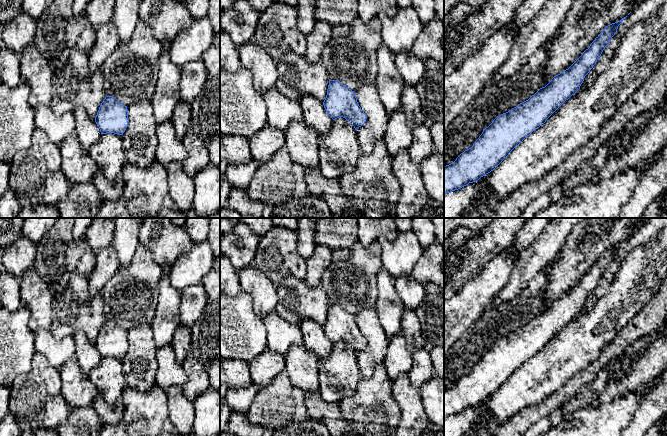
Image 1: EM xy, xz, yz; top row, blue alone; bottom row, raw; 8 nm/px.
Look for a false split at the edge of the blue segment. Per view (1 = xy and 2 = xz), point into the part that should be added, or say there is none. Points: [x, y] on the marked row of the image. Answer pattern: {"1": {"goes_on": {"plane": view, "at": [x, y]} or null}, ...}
{"1": {"goes_on": null}, "2": {"goes_on": null}}

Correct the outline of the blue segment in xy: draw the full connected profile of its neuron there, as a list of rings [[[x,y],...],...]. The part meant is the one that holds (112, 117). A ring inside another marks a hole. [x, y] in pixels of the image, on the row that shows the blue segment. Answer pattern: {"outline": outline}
{"outline": [[[106,96],[99,107],[95,122],[101,134],[123,135],[129,122],[127,106],[115,97]]]}

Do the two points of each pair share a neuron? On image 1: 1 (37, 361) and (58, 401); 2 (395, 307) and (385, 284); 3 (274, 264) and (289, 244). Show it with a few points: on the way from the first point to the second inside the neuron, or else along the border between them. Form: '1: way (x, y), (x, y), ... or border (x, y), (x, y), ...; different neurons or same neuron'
1: border (60, 392), (48, 398), (45, 403), (44, 416); different neurons
2: way (389, 302), (386, 290); same neuron
3: way (277, 259), (277, 256), (284, 249); same neuron

